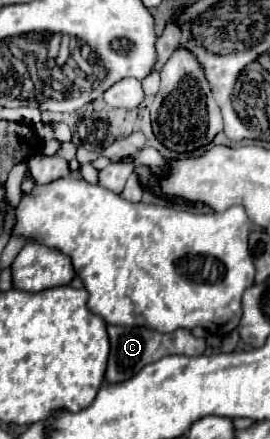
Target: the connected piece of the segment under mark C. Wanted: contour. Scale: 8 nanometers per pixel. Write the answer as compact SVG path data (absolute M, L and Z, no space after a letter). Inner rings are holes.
M107 325L109 333L109 361L107 361L107 371L105 371L105 383L121 383L131 379L139 369L143 369L149 363L159 361L165 355L171 353L185 353L185 355L203 355L205 353L205 339L195 337L189 329L175 329L171 333L159 333L149 327L125 327L125 325Z

